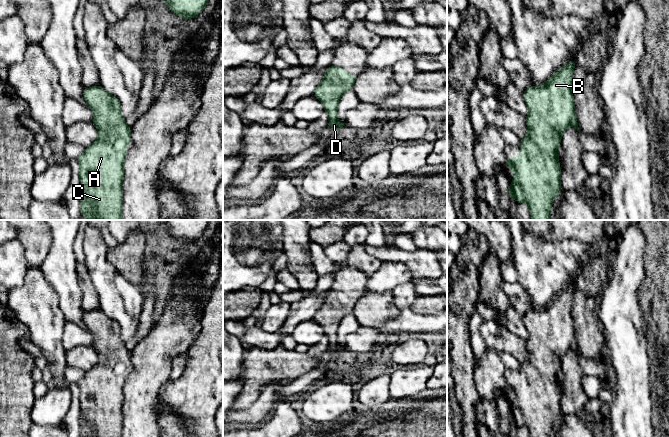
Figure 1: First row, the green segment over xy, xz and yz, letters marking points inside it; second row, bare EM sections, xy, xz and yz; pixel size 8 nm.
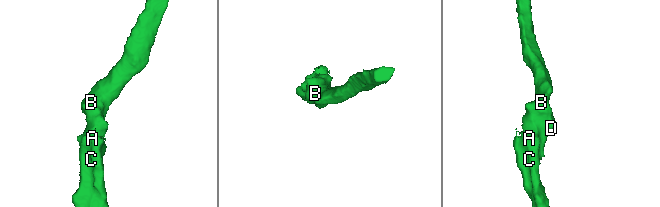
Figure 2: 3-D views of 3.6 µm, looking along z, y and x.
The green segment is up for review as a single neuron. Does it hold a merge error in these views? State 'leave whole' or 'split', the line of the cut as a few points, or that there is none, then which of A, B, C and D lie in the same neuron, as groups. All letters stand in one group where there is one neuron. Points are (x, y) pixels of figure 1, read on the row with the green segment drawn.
leave whole | no cut | A B C D

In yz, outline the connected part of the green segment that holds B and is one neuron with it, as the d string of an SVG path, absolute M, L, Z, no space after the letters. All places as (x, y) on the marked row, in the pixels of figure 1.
M572 58L567 64L556 71L543 85L529 86L523 92L523 98L529 114L525 117L529 133L521 139L521 154L518 158L506 156L506 165L512 170L513 184L507 183L510 197L520 204L527 203L531 220L551 220L553 199L561 196L558 149L561 137L568 126L573 126L578 132L578 122L575 113L575 103L571 84L576 61Z

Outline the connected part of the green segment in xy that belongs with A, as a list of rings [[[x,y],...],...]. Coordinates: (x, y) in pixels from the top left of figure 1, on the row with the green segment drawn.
[[[100,85],[85,88],[83,98],[93,110],[91,122],[95,125],[99,136],[95,142],[86,147],[82,155],[76,158],[80,166],[81,217],[87,217],[89,220],[122,220],[125,176],[123,163],[128,153],[123,151],[132,143],[131,127],[121,115],[119,100]]]

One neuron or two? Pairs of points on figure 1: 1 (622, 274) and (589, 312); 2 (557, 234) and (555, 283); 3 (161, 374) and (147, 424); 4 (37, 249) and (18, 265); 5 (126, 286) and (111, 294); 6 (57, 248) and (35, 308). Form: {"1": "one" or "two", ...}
{"1": "two", "2": "two", "3": "one", "4": "two", "5": "two", "6": "two"}

